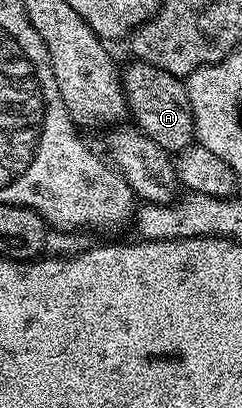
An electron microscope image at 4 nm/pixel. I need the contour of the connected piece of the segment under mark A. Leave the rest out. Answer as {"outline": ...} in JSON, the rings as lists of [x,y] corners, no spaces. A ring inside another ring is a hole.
{"outline":[[[134,59],[132,63],[123,68],[125,102],[132,123],[143,134],[147,134],[151,142],[159,142],[159,146],[163,146],[166,152],[178,154],[195,140],[195,122],[186,81],[167,70],[159,70],[153,64],[145,64],[142,60]]]}

